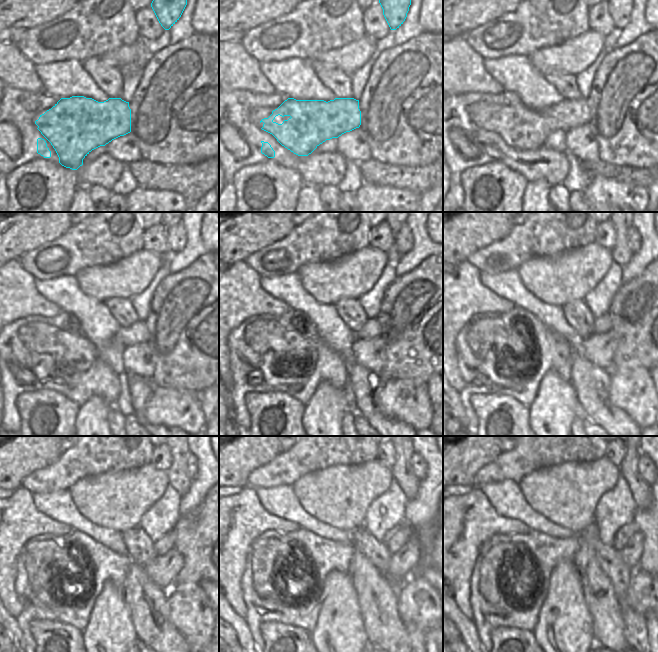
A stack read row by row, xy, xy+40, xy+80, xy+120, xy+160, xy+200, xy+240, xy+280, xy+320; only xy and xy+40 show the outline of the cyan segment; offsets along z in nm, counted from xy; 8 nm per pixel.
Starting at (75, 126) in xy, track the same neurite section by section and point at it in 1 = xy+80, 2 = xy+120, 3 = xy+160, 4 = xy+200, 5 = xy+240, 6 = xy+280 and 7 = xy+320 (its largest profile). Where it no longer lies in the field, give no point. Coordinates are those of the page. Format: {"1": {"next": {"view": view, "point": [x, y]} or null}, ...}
{"1": {"next": {"view": "xy+80", "point": [528, 129]}}, "2": {"next": {"view": "xy+120", "point": [78, 355]}}, "3": {"next": {"view": "xy+160", "point": [294, 359]}}, "4": {"next": {"view": "xy+200", "point": [602, 325]}}, "5": {"next": {"view": "xy+240", "point": [167, 543]}}, "6": {"next": {"view": "xy+280", "point": [394, 539]}}, "7": {"next": {"view": "xy+320", "point": [624, 534]}}}

